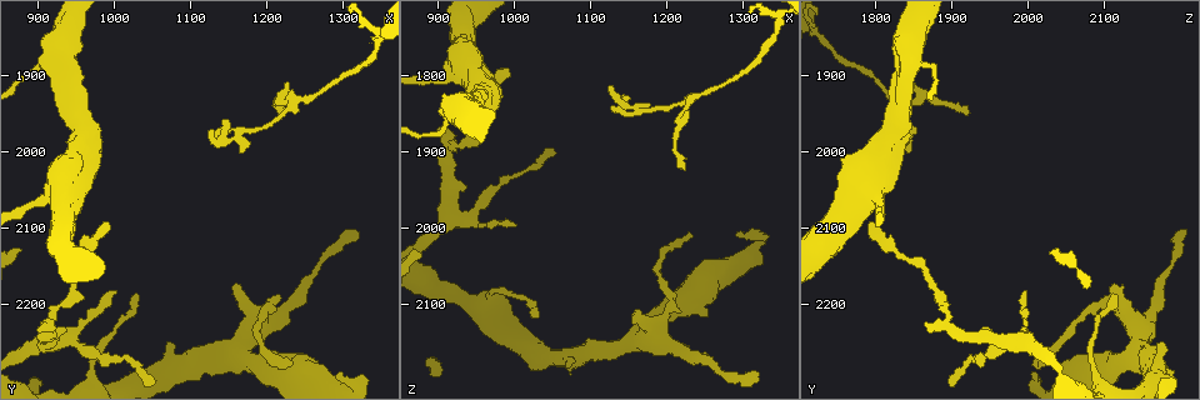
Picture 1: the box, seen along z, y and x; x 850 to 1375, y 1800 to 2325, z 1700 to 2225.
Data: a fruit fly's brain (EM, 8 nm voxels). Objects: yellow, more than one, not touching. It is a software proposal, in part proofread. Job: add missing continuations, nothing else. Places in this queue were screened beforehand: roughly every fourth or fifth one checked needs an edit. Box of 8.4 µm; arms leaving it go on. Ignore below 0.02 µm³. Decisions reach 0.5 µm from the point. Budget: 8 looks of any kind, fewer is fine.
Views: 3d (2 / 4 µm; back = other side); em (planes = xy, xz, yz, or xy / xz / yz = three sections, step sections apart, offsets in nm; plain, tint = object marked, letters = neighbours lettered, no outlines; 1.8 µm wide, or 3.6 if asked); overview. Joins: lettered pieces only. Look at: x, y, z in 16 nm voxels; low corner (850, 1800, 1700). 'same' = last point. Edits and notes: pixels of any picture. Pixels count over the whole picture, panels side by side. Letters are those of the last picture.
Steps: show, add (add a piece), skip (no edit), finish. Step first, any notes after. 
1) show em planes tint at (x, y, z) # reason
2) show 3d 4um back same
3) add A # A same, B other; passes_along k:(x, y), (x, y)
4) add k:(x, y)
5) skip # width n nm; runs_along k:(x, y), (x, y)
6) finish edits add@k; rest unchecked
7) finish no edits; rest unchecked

show em xz step 8 tint at (900, 1890, 1875) # calibre changes

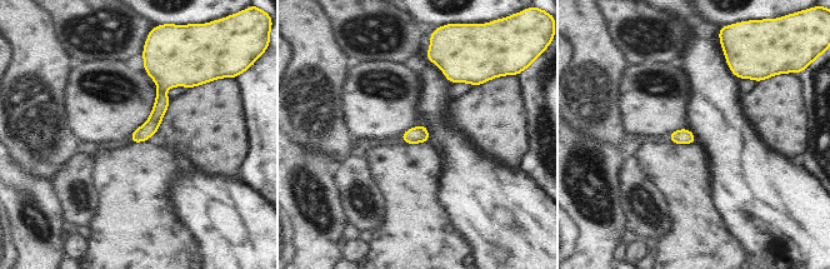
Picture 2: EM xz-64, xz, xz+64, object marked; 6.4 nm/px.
show em xz step 8 letters same # see the neighbours

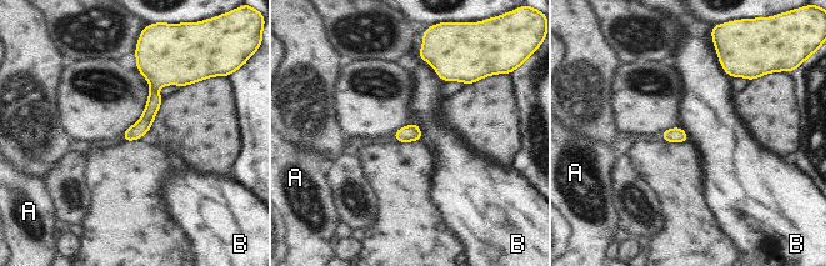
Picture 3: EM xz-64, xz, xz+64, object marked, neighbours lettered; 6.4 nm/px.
skip # width 100 nm; A other, B other; runs_along 3:(141, 56), (154, 103), (128, 137); no lettered piece goes on from it

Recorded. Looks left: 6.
show em planes letters at (995, 2090, 1790) # long arm stops here

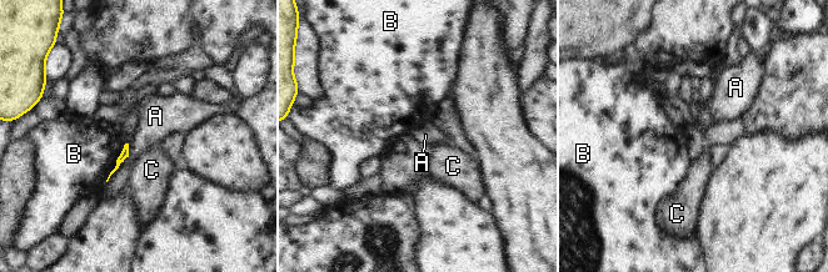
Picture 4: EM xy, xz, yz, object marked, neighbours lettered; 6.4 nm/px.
skip # A other, B other, C other; border 4:(129, 144), (129, 155), (106, 182); none of them fits

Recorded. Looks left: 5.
show em 3.6um planes letters at (900, 2235, 1875) # free end

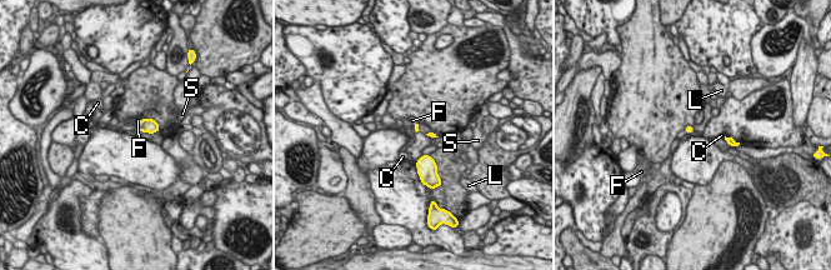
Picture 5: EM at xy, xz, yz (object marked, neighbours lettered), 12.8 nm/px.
add F # longest_contact F 150 nm; C other, F same, L other, S other; it goes on there

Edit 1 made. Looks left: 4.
finish edits add@5; rest unchecked

